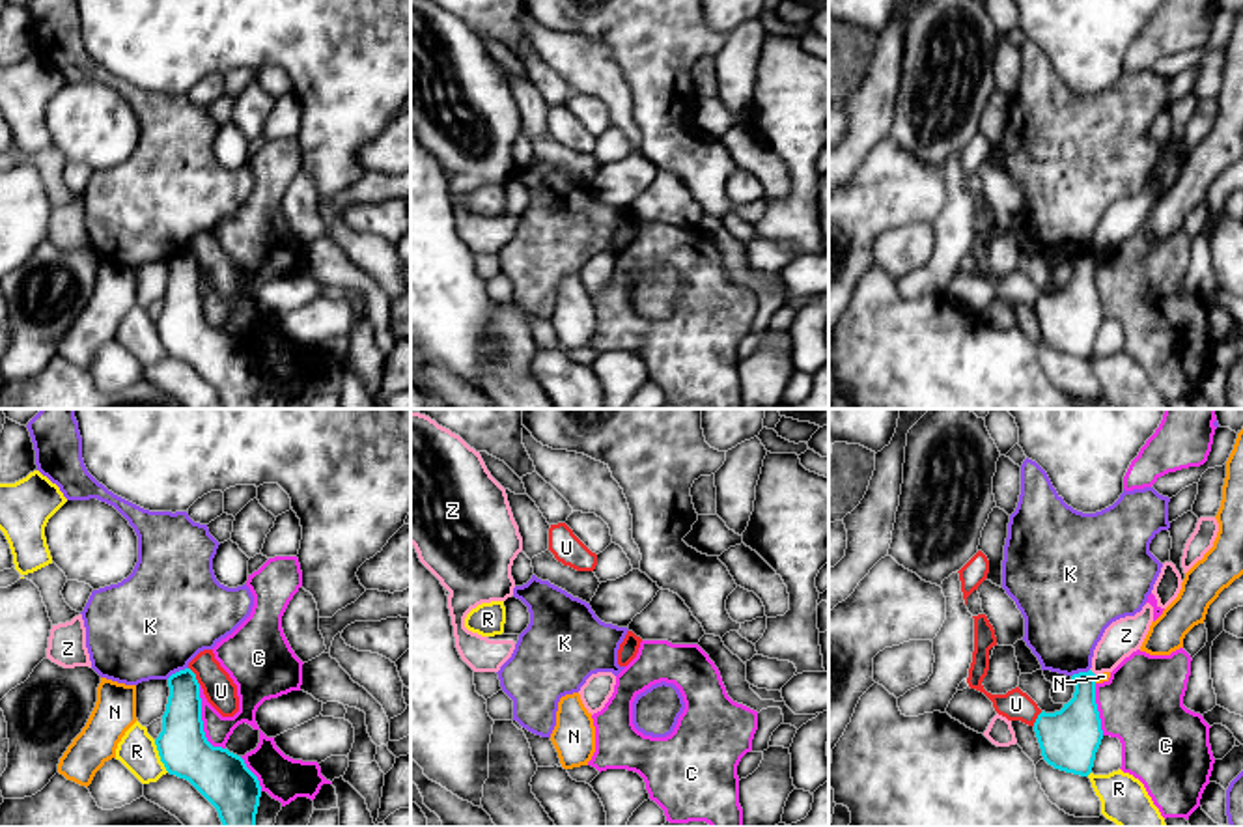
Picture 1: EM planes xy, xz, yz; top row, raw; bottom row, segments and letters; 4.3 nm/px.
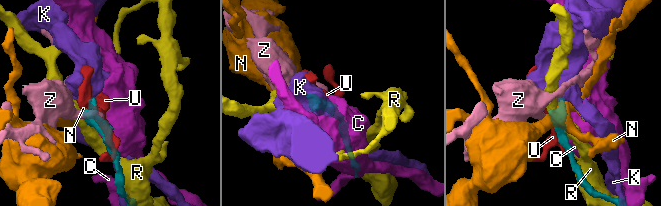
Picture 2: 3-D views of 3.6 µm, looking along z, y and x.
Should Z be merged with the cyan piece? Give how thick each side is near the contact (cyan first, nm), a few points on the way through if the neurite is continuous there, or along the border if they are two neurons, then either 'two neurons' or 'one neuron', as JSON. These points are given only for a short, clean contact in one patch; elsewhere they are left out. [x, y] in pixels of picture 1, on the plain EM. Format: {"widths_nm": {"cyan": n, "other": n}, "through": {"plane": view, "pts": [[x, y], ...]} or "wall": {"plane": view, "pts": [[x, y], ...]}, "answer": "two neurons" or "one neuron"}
{"widths_nm": {"cyan": 200, "other": 160}, "wall": {"plane": "yz", "pts": [[1090, 251], [1096, 258]]}, "answer": "two neurons"}

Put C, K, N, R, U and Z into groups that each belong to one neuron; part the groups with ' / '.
C / K / N / R / U / Z

